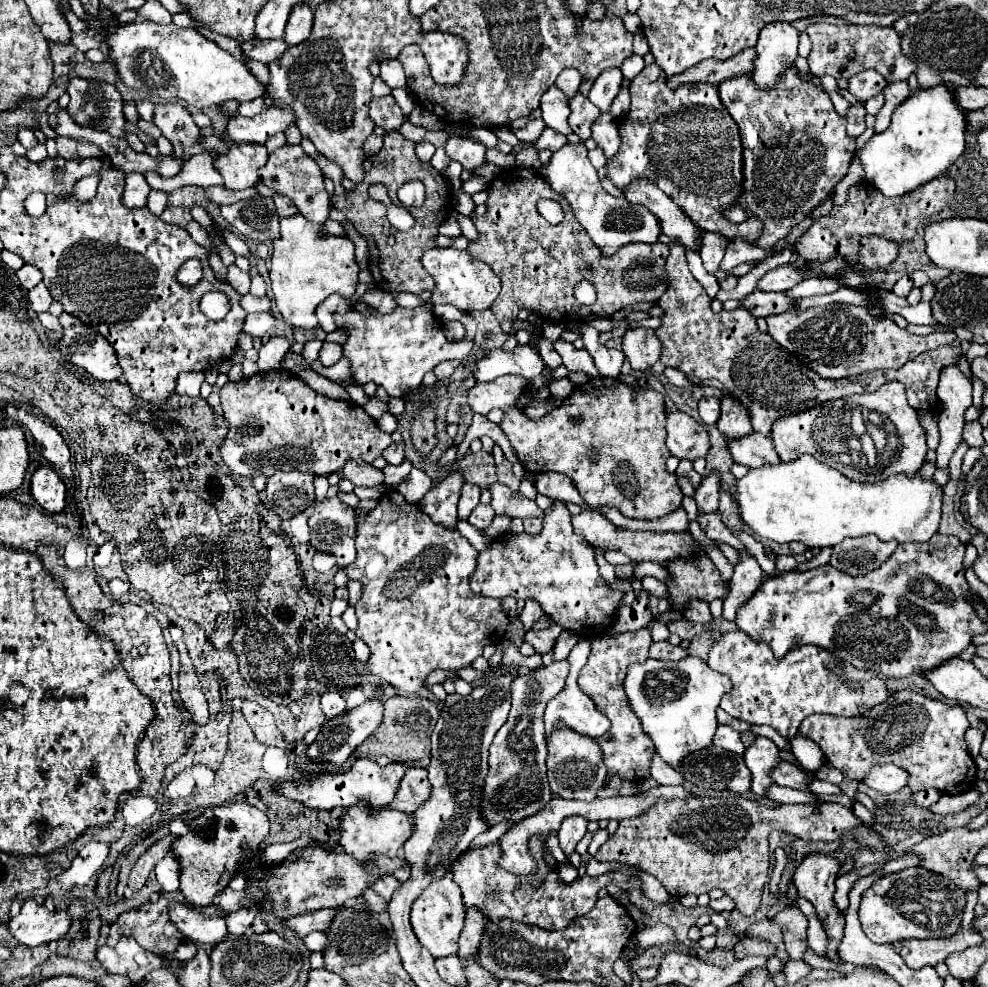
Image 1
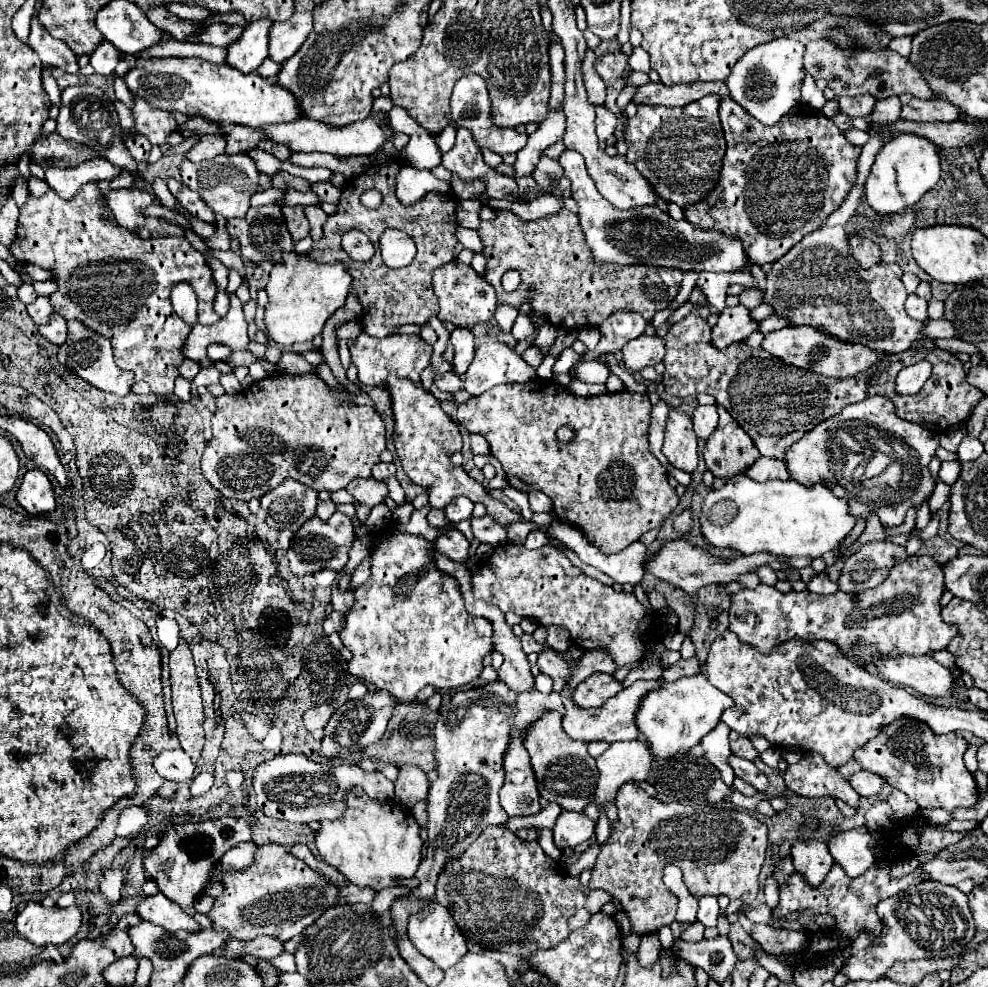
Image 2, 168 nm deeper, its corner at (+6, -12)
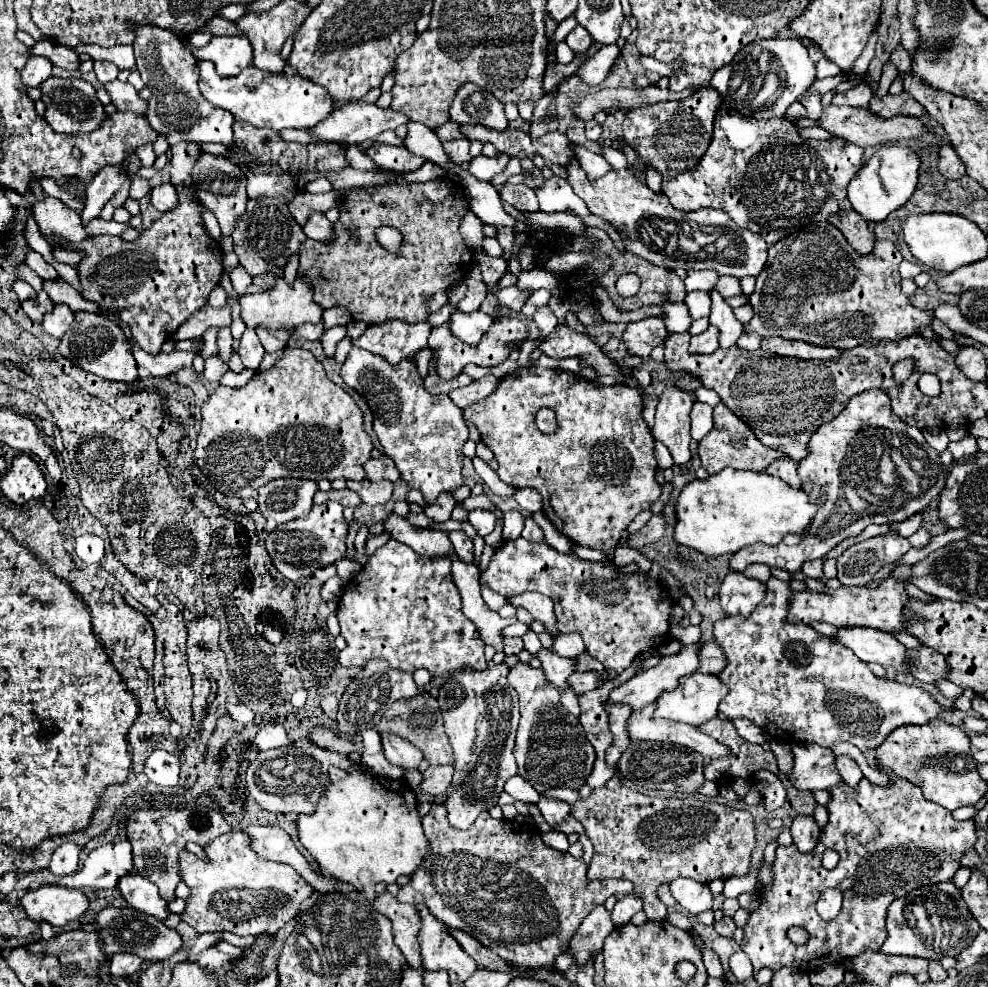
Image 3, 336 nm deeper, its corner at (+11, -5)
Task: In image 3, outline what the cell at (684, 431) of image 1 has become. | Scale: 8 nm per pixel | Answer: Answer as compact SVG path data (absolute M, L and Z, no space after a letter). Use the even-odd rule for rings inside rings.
M675 386L665 388L663 396L657 404L655 414L655 426L653 426L653 438L663 442L675 464L683 466L691 460L691 434L689 434L689 412L691 412L693 400L685 390L679 390Z

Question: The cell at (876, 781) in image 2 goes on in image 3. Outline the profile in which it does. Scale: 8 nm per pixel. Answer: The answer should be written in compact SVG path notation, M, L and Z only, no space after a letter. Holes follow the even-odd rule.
M837 756L837 770L843 776L843 782L849 784L849 786L857 786L859 780L863 778L857 762L847 758L847 756Z

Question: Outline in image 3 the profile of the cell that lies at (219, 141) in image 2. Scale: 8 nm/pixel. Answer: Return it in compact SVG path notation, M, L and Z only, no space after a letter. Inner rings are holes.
M179 142L177 146L171 146L169 170L171 170L171 182L179 194L179 204L175 210L165 212L157 222L153 222L151 228L143 230L135 242L125 242L121 236L89 236L83 242L71 242L59 236L55 240L47 240L51 248L65 248L81 254L81 262L77 264L81 296L85 300L95 302L103 314L117 314L121 322L129 326L131 338L147 354L159 354L163 342L169 340L191 314L195 314L207 304L209 292L219 284L219 278L223 274L221 246L203 228L201 210L193 202L195 194L189 188L191 186L189 172L197 162L199 154L201 154L201 146L195 142Z

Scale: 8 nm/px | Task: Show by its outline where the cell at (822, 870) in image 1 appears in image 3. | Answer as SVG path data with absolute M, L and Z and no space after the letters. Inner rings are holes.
M797 816L791 824L791 836L793 836L793 844L797 846L797 850L807 854L815 850L821 830L811 816Z

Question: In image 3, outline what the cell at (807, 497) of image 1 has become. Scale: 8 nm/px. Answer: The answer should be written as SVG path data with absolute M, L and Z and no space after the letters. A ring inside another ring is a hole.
M721 470L719 474L709 476L707 480L693 480L689 482L677 498L677 526L675 526L675 540L679 544L691 546L705 556L721 556L721 554L735 554L737 550L763 542L769 546L777 546L787 534L803 534L807 526L813 522L817 510L825 504L825 494L819 496L819 502L809 502L809 496L801 488L793 488L781 478L771 474L757 474L757 472L743 472L743 470Z

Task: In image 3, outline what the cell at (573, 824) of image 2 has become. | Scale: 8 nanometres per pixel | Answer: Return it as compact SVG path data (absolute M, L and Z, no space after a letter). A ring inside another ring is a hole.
M541 798L537 806L539 806L539 812L543 814L543 818L547 820L549 826L557 826L571 816L571 806L567 802L561 802L561 800Z

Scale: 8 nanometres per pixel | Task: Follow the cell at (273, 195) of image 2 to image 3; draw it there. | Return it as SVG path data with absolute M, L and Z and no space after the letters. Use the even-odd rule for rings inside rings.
M320 177L306 185L305 191L311 194L324 194L333 189L332 184L324 177Z

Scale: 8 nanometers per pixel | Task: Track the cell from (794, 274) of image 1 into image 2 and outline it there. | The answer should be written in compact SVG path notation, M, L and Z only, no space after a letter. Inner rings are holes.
M758 287L758 289L744 289L744 291L738 295L738 299L740 299L740 303L742 303L744 307L752 309L752 307L758 307L758 305L762 303L762 293L764 293L762 287Z

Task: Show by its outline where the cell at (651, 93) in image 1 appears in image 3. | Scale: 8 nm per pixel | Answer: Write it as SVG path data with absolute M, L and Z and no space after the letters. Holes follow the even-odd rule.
M709 86L701 88L685 100L661 102L645 108L635 108L625 114L623 138L625 142L647 160L649 168L657 170L663 178L677 178L681 172L693 170L699 158L707 152L713 136L713 118L721 106L721 96ZM665 168L671 172L665 176Z

